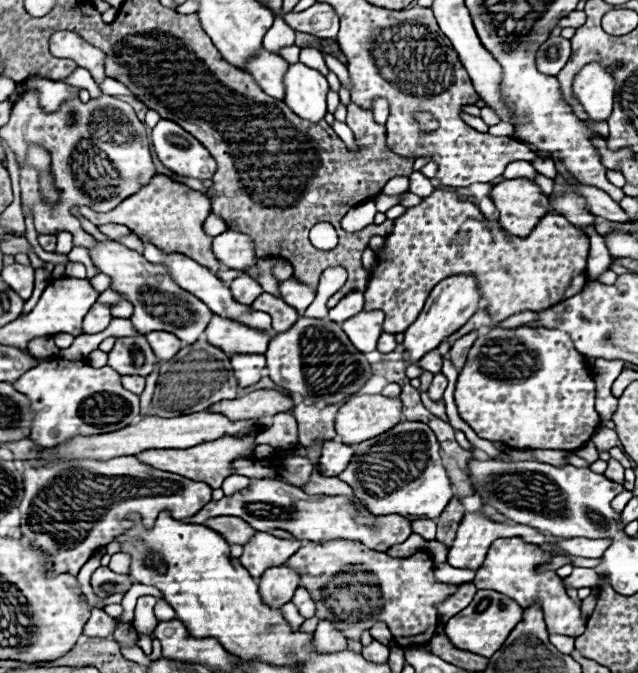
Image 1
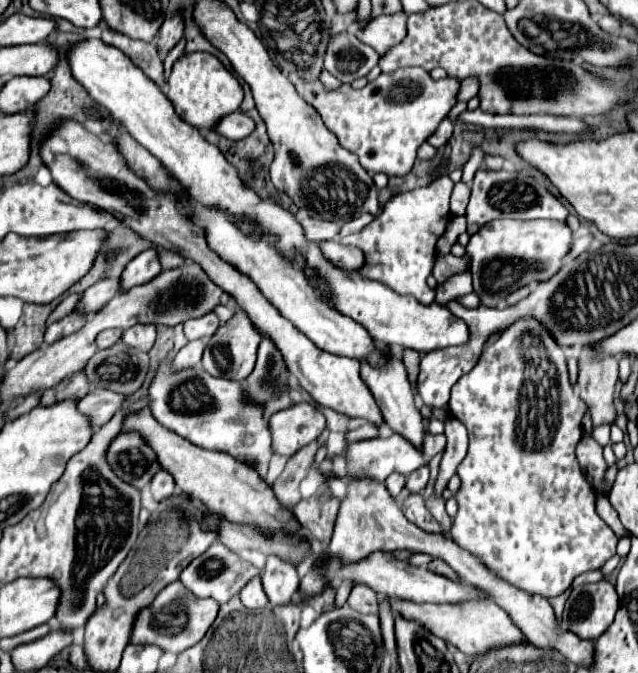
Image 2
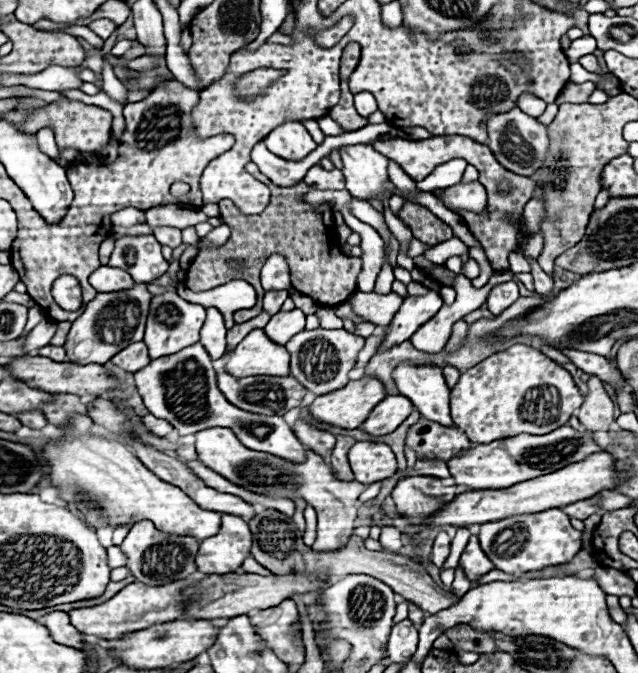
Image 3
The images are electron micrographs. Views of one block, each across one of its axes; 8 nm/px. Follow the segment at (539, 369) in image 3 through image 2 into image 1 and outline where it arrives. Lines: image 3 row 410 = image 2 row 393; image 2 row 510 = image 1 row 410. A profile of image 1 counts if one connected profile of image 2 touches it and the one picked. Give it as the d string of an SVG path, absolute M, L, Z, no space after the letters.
M490 328L478 336L470 348L466 366L462 368L454 400L460 418L484 440L504 442L512 448L534 450L578 450L586 444L600 424L600 416L594 408L596 382L586 358L574 348L570 336L562 330L550 328Z

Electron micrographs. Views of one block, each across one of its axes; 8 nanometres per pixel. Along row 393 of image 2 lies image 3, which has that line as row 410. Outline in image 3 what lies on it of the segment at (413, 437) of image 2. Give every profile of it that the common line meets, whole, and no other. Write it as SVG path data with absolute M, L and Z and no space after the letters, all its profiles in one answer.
M386 396L386 400L382 400L382 404L376 404L374 410L370 412L370 416L362 422L362 430L368 432L370 436L384 436L394 432L406 418L408 414L414 410L414 406L410 404L410 400L406 400L406 396Z

